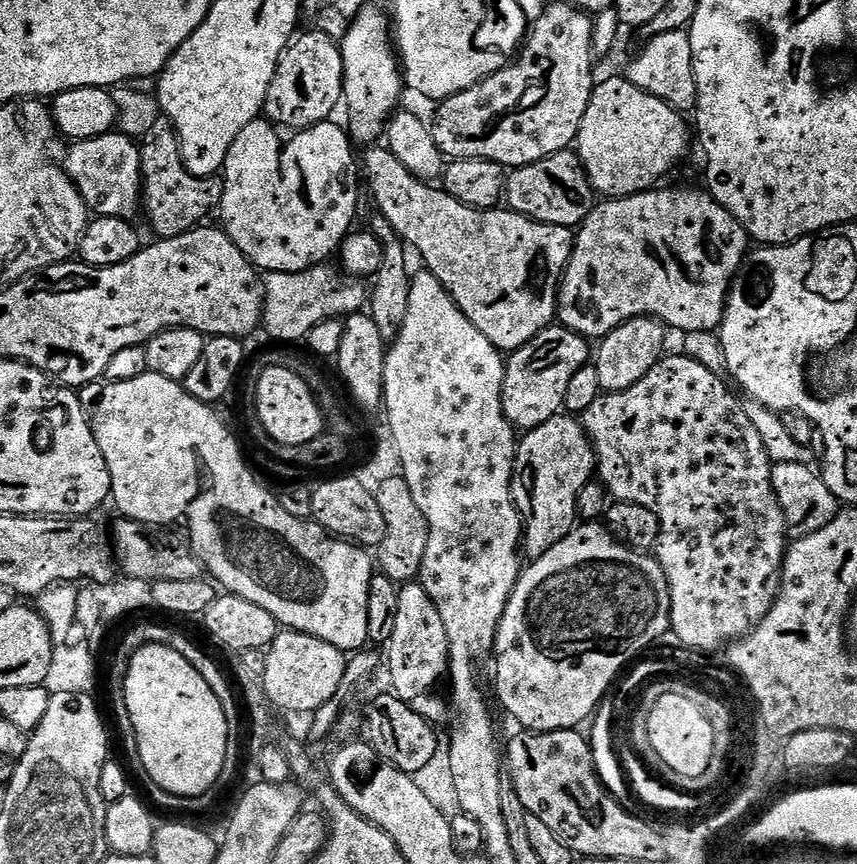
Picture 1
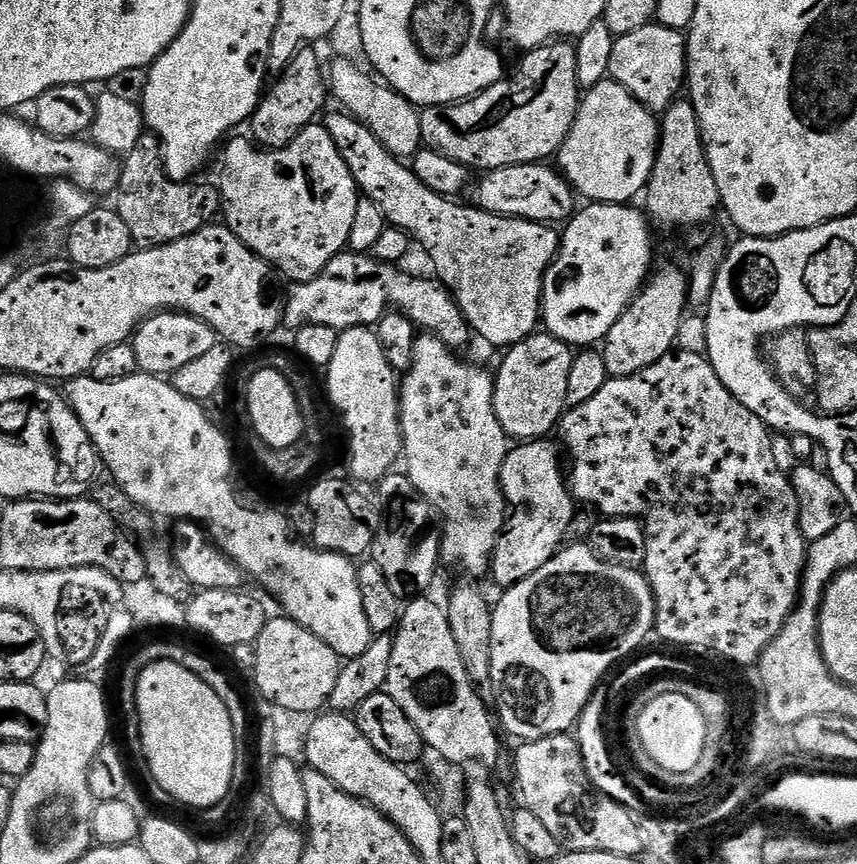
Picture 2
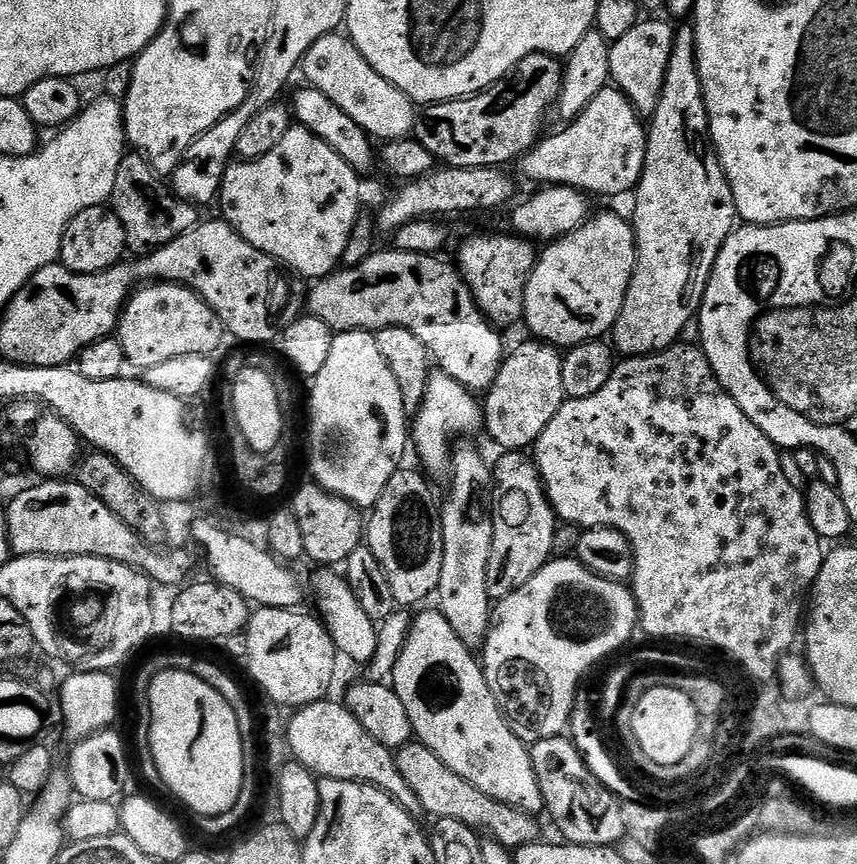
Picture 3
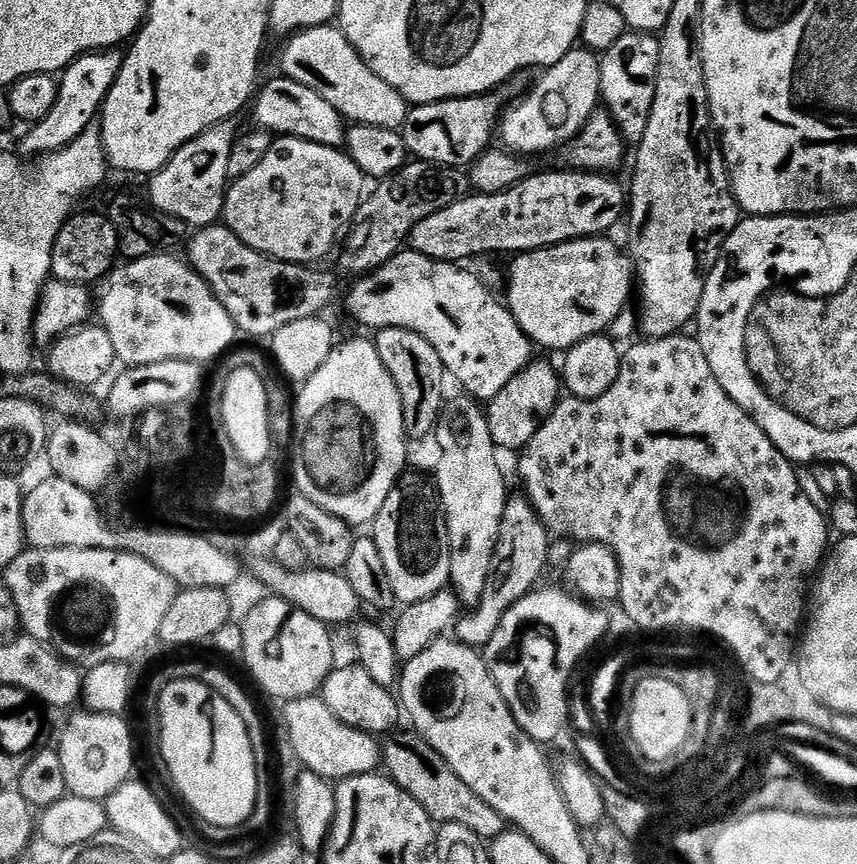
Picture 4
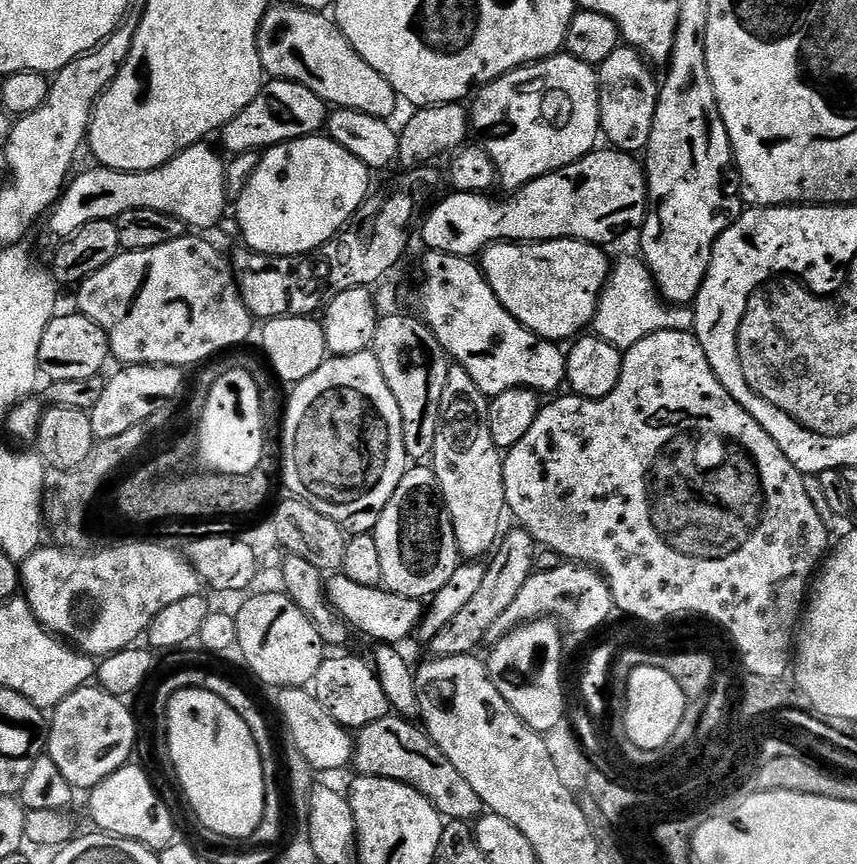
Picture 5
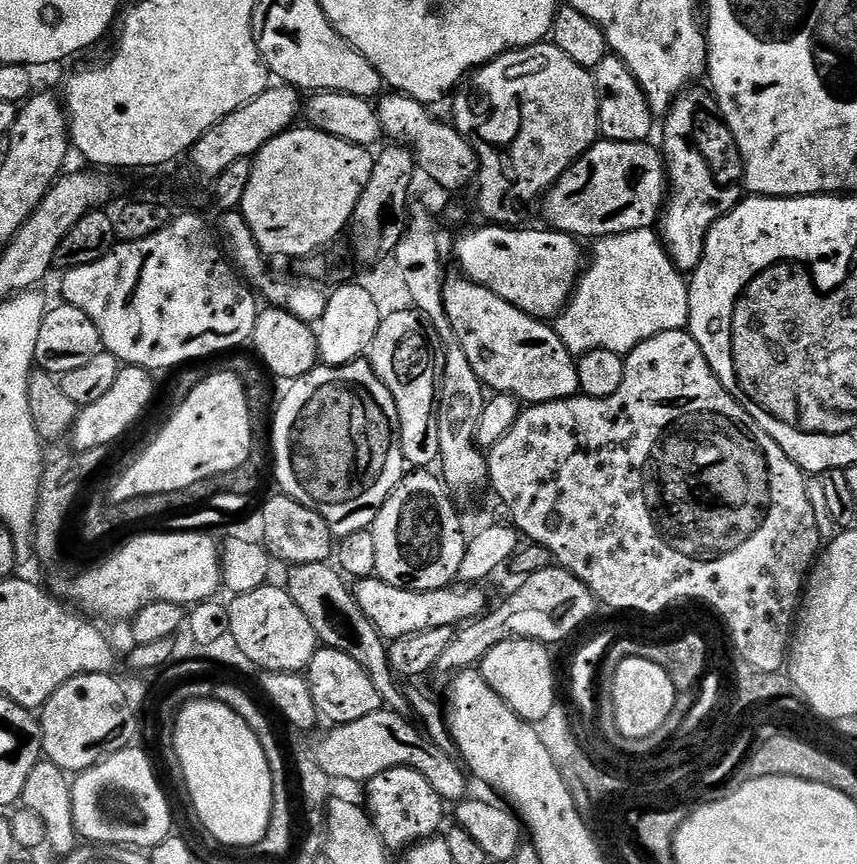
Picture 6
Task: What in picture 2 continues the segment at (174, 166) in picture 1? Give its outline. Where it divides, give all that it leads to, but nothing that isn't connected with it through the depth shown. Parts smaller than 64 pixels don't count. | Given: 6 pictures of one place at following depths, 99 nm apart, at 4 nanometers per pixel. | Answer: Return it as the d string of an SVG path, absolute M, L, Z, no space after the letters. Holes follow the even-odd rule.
M146 134L123 157L120 187L114 196L116 212L130 226L133 245L137 249L161 248L178 238L186 238L209 227L221 215L220 189L215 183L196 184L172 180L164 169L164 153L160 139Z

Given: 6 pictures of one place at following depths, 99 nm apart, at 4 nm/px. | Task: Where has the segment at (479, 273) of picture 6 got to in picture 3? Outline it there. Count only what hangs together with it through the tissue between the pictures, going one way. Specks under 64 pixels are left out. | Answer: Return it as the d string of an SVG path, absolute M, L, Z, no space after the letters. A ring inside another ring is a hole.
M604 212L601 216L593 215L578 230L574 230L568 236L562 237L561 240L553 240L547 245L545 252L541 251L536 258L536 265L532 267L530 278L526 282L526 294L524 295L524 314L523 323L528 323L528 328L533 332L537 341L559 346L561 349L567 350L575 348L578 344L587 344L589 342L599 341L601 338L607 337L612 329L616 326L616 319L624 305L626 298L626 290L630 286L630 278L632 271L636 265L636 236L632 232L632 225L627 219L624 220L620 216L615 216L612 212Z

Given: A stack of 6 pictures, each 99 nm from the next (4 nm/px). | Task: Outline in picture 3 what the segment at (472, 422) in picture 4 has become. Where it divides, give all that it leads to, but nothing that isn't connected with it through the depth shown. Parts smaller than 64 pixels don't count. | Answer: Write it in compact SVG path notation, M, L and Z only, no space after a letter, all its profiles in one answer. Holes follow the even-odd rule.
M470 442L457 447L450 461L450 492L441 507L443 518L443 560L436 591L438 608L459 640L468 648L479 649L491 624L492 601L486 590L490 550L493 549L493 521L478 504L480 486L491 483L492 470Z

